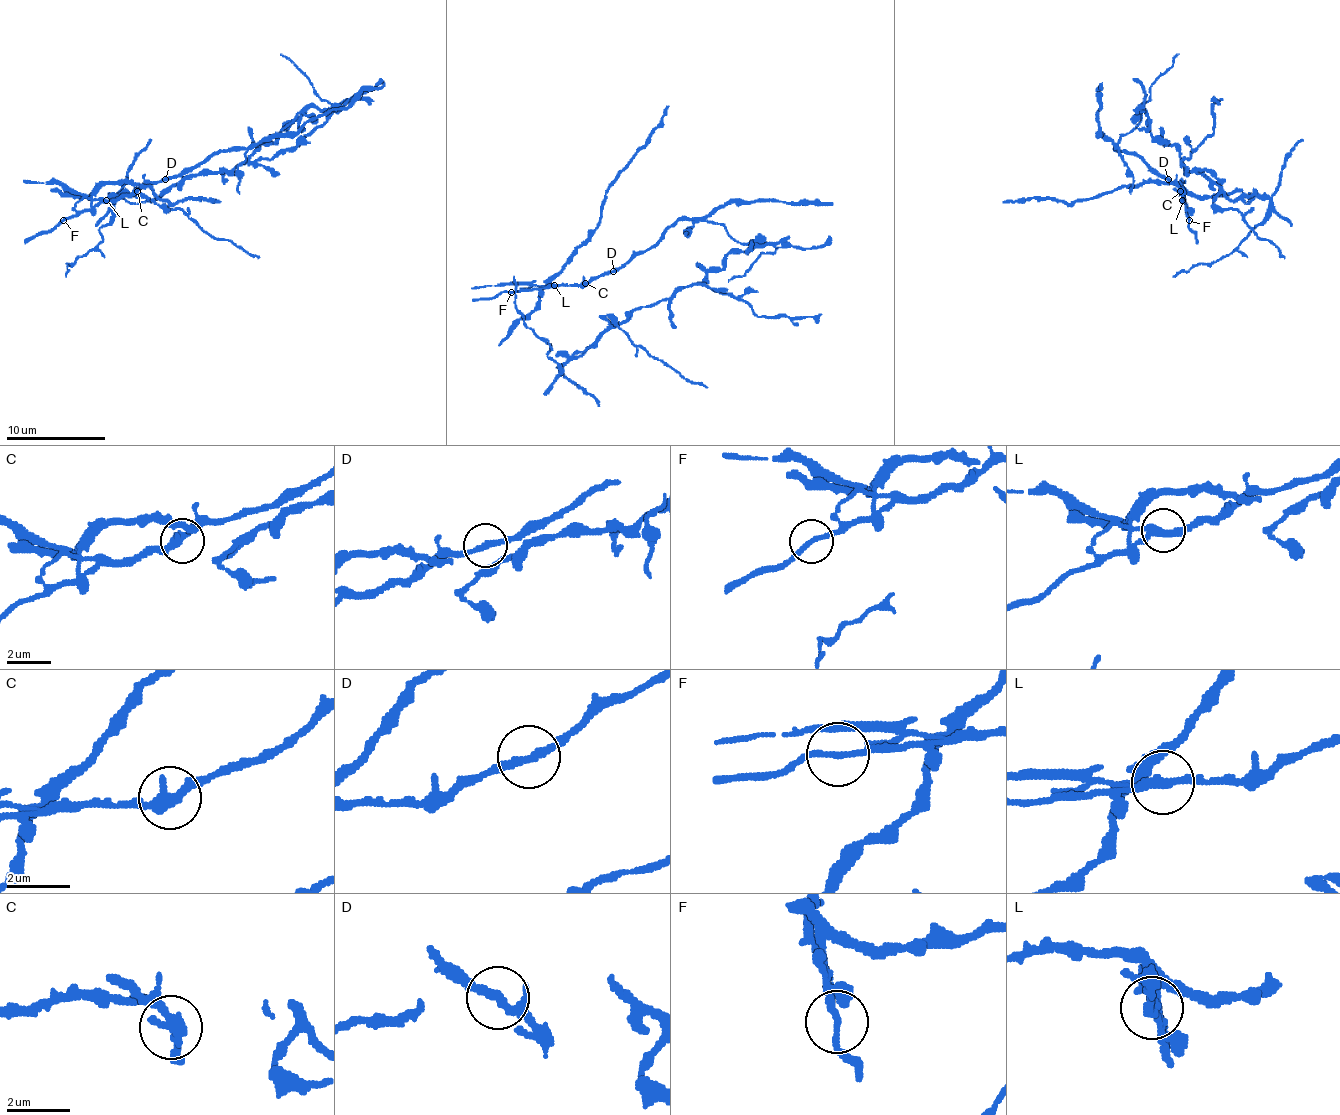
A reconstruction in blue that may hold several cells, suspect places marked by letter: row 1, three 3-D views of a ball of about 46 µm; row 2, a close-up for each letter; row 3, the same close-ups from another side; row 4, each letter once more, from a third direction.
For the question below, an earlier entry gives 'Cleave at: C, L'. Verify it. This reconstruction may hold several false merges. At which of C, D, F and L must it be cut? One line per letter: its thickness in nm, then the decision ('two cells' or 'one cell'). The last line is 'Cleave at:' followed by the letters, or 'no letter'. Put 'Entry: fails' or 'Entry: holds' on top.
Entry: fails
C: 340 nm | one cell
D: 240 nm | two cells
F: 180 nm | one cell
L: 240 nm | two cells
Cleave at: D, L

